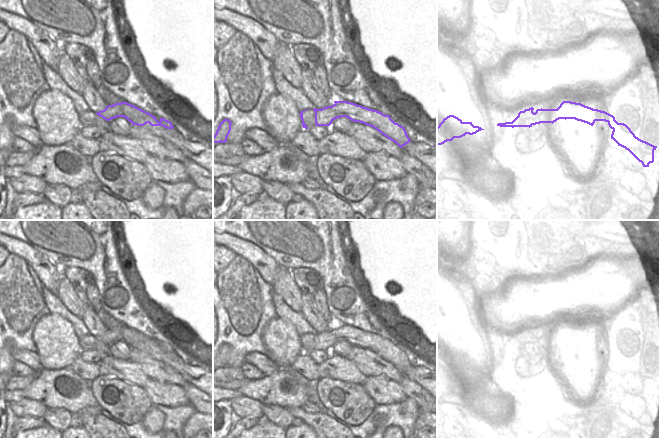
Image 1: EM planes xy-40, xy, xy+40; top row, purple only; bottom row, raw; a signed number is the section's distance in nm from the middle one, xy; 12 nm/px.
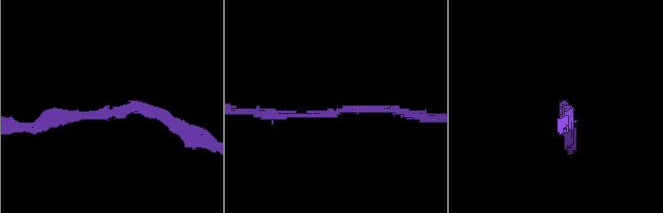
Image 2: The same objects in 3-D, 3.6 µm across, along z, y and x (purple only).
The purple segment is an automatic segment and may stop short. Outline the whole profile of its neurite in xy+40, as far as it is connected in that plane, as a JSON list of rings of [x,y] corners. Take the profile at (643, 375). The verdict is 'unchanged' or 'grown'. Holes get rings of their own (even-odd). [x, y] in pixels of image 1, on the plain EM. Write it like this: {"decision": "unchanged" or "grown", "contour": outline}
{"decision": "unchanged", "contour": [[[563,325],[557,333],[537,333],[534,332],[520,335],[518,340],[512,346],[498,347],[500,351],[532,351],[540,347],[554,347],[559,343],[575,343],[587,347],[591,350],[596,345],[605,345],[613,354],[611,363],[618,370],[628,374],[643,391],[649,391],[650,387],[654,386],[654,375],[657,370],[654,370],[646,365],[643,365],[635,360],[631,353],[624,347],[618,347],[615,341],[605,335],[593,333],[581,327]]]}

